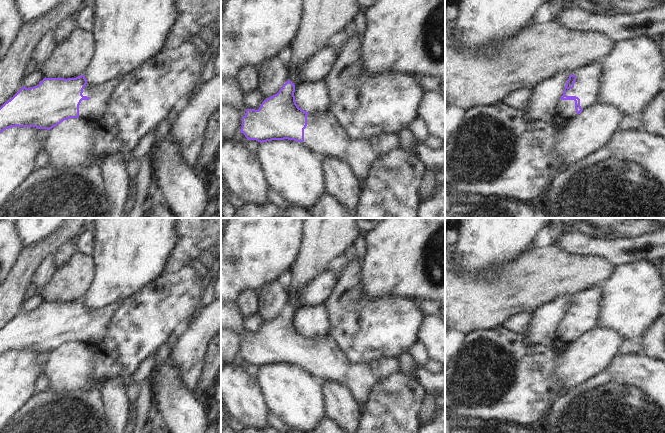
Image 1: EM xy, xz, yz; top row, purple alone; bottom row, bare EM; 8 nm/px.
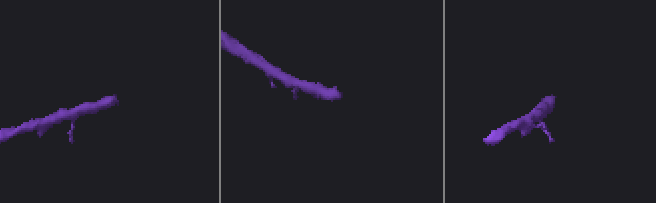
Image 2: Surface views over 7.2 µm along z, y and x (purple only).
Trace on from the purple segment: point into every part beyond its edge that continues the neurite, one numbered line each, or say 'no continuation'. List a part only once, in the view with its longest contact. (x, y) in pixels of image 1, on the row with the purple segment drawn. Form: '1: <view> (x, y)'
1: yz (585, 87)

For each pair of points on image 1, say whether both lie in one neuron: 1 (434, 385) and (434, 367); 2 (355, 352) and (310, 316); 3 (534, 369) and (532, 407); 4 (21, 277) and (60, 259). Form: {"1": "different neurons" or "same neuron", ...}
{"1": "different neurons", "2": "different neurons", "3": "same neuron", "4": "different neurons"}

